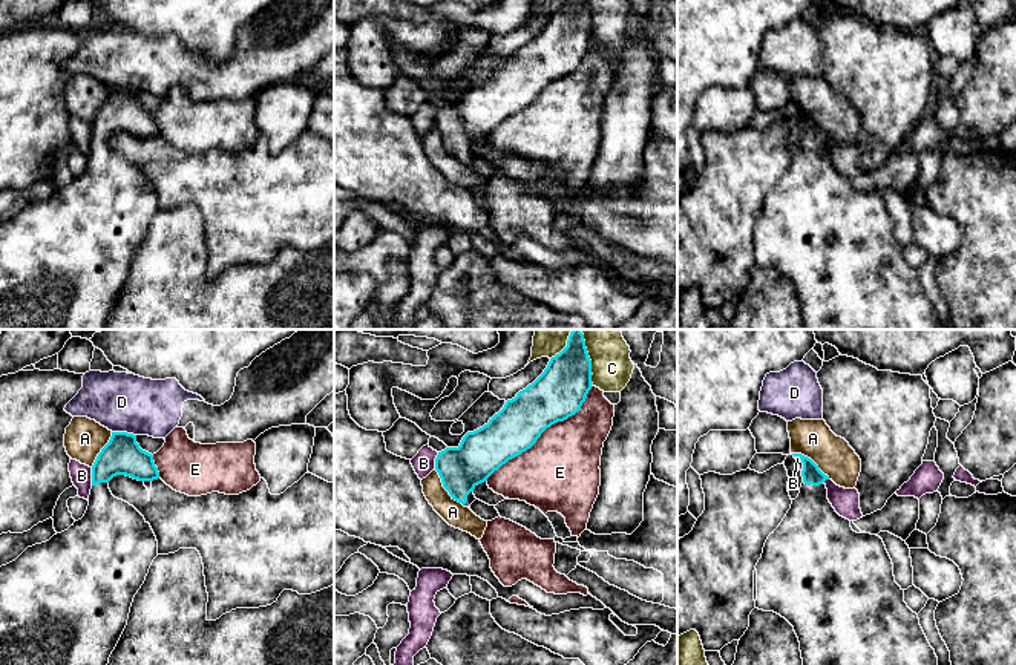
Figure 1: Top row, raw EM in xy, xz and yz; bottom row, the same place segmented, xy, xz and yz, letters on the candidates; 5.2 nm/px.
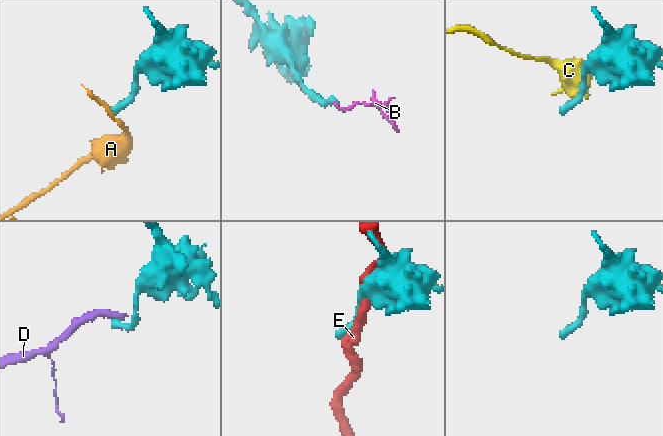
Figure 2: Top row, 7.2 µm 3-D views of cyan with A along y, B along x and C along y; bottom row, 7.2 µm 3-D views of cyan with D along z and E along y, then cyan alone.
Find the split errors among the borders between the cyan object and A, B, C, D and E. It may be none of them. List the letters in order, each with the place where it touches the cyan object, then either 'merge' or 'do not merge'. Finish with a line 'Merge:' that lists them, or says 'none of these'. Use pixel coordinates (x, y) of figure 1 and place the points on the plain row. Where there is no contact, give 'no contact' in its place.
A: meets cyan in xz at (445, 144); do not merge
B: meets cyan in xy at (92, 134); do not merge
C: meets cyan in xz at (590, 20); do not merge
D: meets cyan in xy at (124, 89); do not merge
E: meets cyan in xz at (544, 86); do not merge
Merge: none of these

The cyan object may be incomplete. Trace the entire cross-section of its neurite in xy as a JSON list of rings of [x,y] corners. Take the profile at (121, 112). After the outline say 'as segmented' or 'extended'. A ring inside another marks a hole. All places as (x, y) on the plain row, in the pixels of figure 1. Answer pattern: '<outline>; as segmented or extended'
[[[112,89],[98,110],[84,173],[0,224],[0,329],[107,329],[133,254],[158,213],[150,181],[112,152],[109,138],[116,132],[159,135],[153,112],[139,104],[133,90]]]; extended

